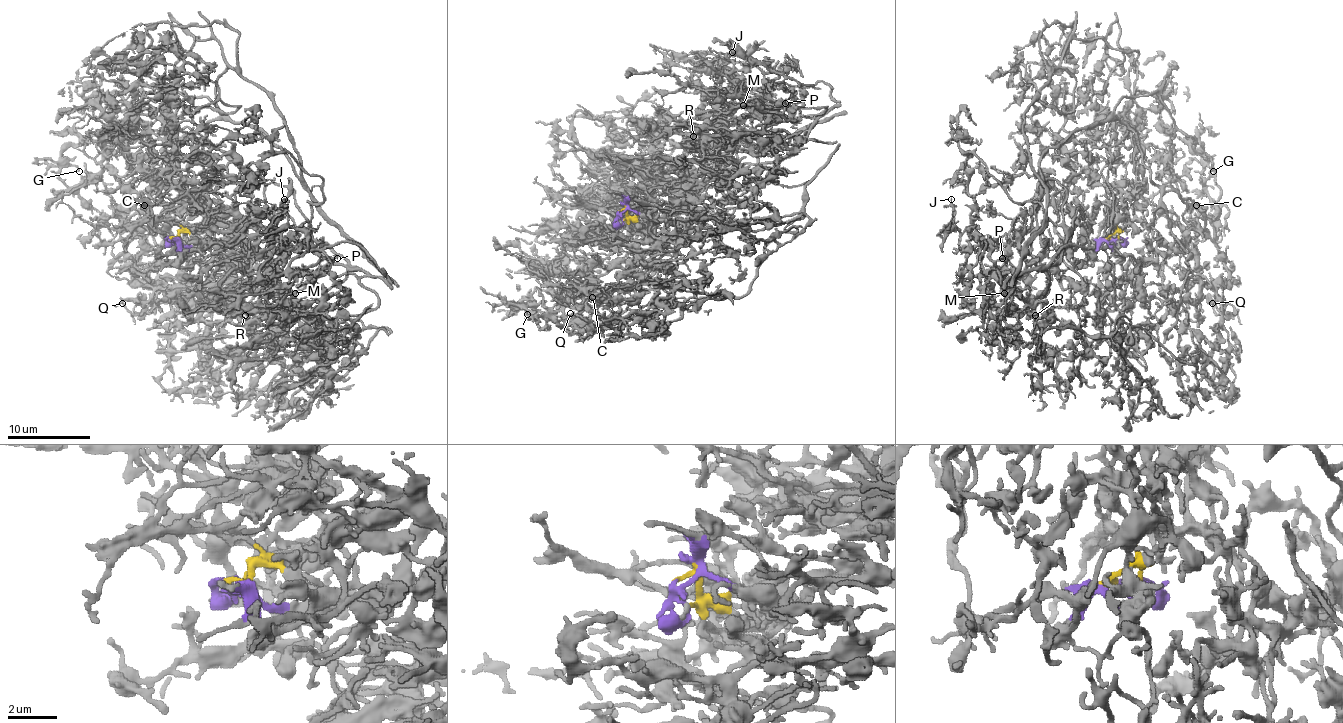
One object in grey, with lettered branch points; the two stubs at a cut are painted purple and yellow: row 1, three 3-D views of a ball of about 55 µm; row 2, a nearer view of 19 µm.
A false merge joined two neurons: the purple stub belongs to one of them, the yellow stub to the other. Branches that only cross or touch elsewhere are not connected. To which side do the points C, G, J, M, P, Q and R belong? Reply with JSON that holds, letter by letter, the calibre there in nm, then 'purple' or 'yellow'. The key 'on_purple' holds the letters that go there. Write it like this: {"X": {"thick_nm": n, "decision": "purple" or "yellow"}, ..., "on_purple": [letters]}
{"C": {"thick_nm": 170, "decision": "yellow"}, "G": {"thick_nm": 140, "decision": "yellow"}, "J": {"thick_nm": 160, "decision": "purple"}, "M": {"thick_nm": 260, "decision": "purple"}, "P": {"thick_nm": 240, "decision": "purple"}, "Q": {"thick_nm": 160, "decision": "yellow"}, "R": {"thick_nm": 140, "decision": "purple"}, "on_purple": ["J", "M", "P", "R"]}

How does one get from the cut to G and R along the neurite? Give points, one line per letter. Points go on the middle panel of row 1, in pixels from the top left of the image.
G: (618, 211), (641, 238), (597, 252), (586, 280), (614, 288), (580, 288), (559, 321), (507, 302), (526, 315)
R: (618, 213), (632, 196), (689, 211), (736, 207), (695, 213), (709, 205), (711, 177), (693, 136)

